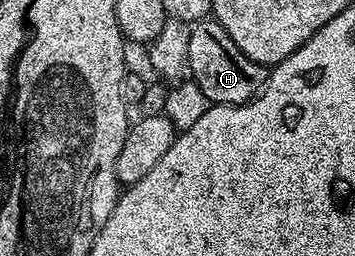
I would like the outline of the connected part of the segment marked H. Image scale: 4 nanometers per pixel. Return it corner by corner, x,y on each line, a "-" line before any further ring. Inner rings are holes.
213,18
197,21
191,27
188,62
193,83
204,90
211,104
245,104
262,91
268,75
267,69
244,55
240,46
228,38
224,26
220,26

